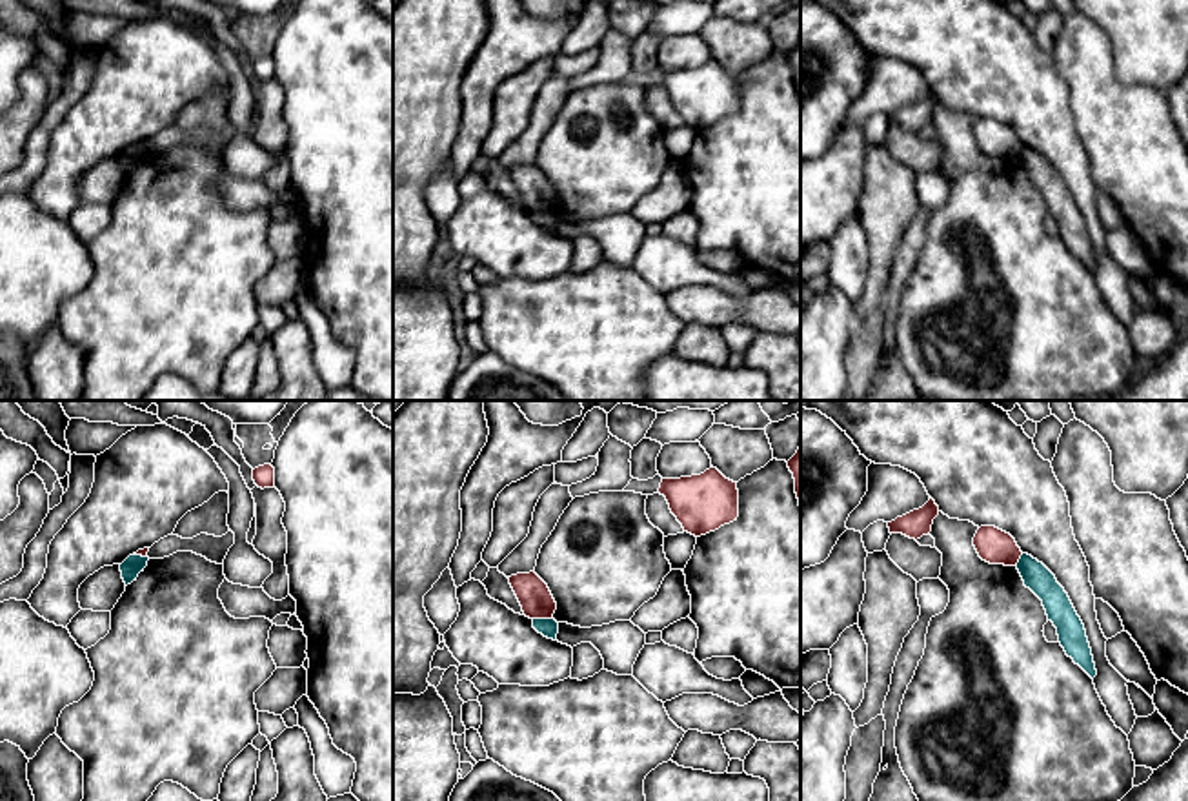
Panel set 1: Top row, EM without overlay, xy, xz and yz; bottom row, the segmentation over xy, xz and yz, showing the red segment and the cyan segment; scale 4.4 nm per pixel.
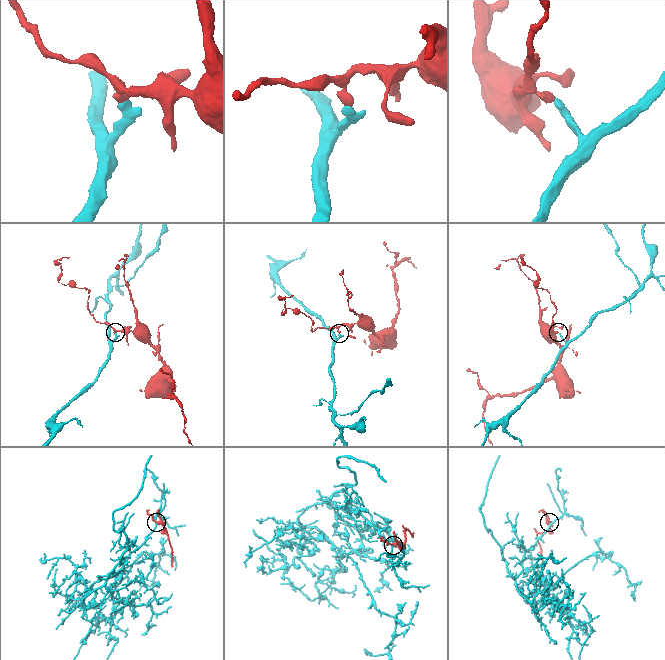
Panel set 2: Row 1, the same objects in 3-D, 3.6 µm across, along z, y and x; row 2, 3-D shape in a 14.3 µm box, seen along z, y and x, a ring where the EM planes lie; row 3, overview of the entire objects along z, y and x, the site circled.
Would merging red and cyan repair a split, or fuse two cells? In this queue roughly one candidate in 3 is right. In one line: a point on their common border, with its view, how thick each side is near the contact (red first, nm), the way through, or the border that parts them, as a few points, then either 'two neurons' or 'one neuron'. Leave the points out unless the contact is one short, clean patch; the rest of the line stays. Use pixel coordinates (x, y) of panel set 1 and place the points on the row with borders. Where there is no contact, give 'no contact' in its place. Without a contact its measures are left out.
meets red in xz at (543, 618); 140 nm thick on the red side, 80 nm on the other; border along xz (533, 618), (552, 619); two neurons

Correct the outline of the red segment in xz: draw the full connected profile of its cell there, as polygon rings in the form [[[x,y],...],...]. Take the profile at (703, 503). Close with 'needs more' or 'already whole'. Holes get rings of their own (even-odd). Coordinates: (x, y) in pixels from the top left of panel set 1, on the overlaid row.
[[[713,466],[700,475],[662,479],[659,493],[666,497],[684,532],[695,537],[715,532],[739,517],[737,482]]]; already whole

